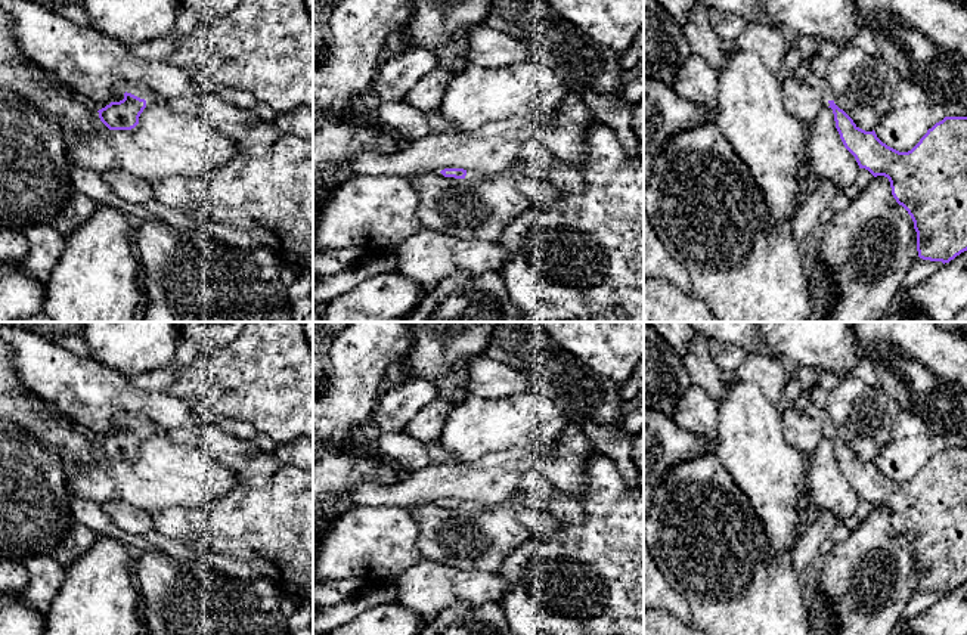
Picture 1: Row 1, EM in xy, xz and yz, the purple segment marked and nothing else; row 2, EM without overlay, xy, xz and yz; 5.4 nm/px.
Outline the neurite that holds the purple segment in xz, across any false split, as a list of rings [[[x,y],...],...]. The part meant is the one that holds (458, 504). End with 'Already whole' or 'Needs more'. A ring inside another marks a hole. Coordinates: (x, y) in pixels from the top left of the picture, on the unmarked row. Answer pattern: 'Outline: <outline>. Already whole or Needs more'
Outline: [[[444,499],[440,504],[444,508],[467,509],[469,512],[478,512],[483,509],[483,504],[480,501]]]. Needs more

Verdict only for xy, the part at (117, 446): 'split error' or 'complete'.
split error

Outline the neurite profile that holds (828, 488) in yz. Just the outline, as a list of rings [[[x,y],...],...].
[[[824,437],[809,456],[809,493],[816,505],[822,511],[834,512],[839,517],[855,515],[859,496],[840,470],[833,440]]]

